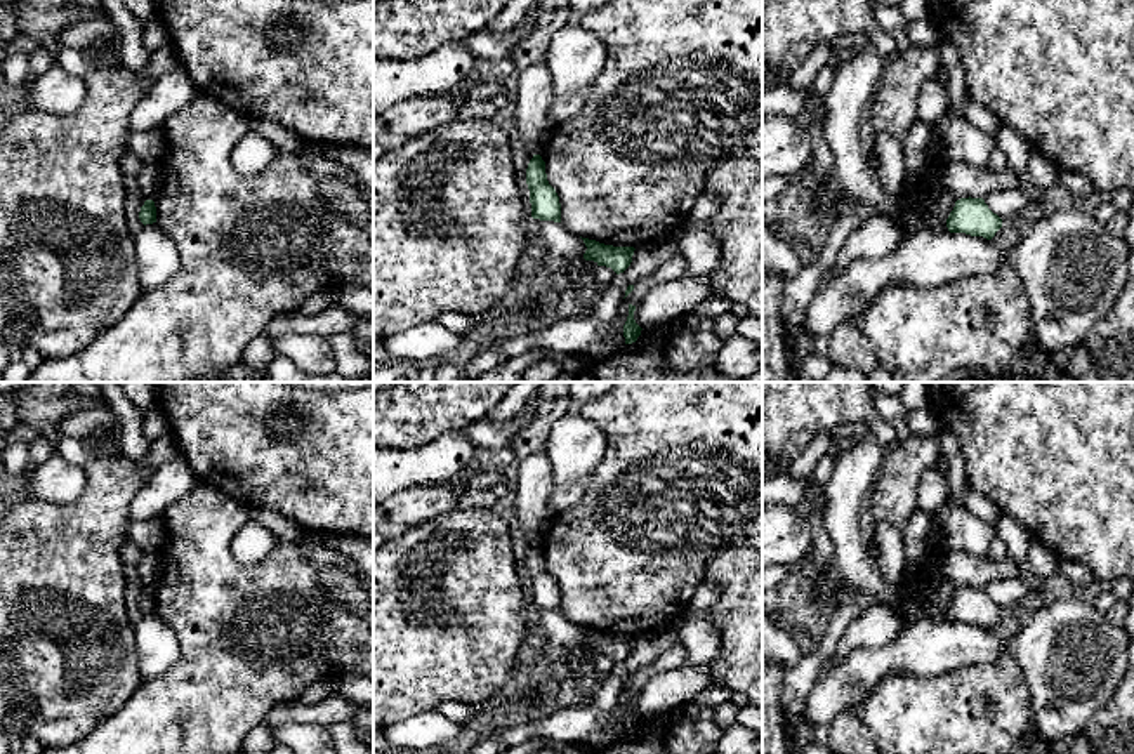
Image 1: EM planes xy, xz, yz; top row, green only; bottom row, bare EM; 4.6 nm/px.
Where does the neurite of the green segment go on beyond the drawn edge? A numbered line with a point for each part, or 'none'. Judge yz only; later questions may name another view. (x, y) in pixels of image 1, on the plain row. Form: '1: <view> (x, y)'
none

